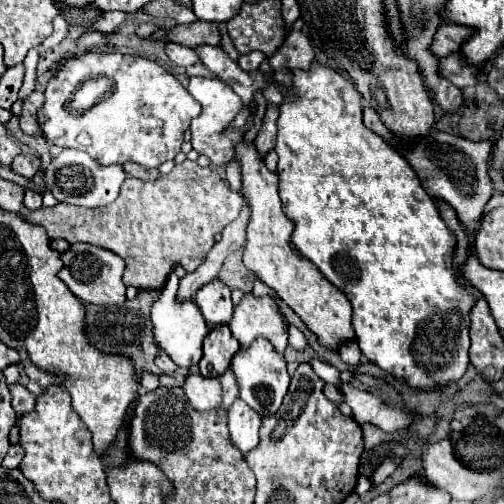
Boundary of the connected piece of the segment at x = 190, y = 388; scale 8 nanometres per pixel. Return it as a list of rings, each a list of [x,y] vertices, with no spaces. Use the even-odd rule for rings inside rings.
[[[192,374],[184,382],[186,398],[190,400],[192,408],[198,412],[218,410],[222,408],[222,388],[220,380],[216,378],[202,378],[200,374]]]

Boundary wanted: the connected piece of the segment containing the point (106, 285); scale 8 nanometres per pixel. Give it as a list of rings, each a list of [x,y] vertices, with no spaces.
[[[72,244],[70,250],[62,254],[62,262],[64,262],[64,268],[58,274],[60,280],[84,304],[110,306],[110,304],[126,302],[126,286],[122,284],[124,260],[114,252],[110,252],[108,248],[98,248],[94,244]]]

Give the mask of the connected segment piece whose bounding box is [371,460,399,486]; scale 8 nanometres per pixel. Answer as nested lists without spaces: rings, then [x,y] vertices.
[[[386,460],[378,470],[374,473],[374,476],[371,478],[372,485],[376,486],[384,482],[397,468],[399,462],[396,460]]]

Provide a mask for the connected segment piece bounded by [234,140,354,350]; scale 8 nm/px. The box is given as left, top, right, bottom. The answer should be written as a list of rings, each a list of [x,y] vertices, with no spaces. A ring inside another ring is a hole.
[[[240,140],[234,146],[234,158],[240,162],[242,196],[250,208],[250,222],[246,226],[244,244],[244,266],[252,270],[264,284],[274,288],[276,294],[300,316],[300,320],[318,336],[326,348],[336,350],[340,342],[354,338],[352,306],[348,298],[338,288],[334,288],[334,284],[330,284],[322,272],[318,272],[318,266],[312,260],[304,260],[290,244],[294,222],[282,212],[278,176],[266,168],[254,142]]]

